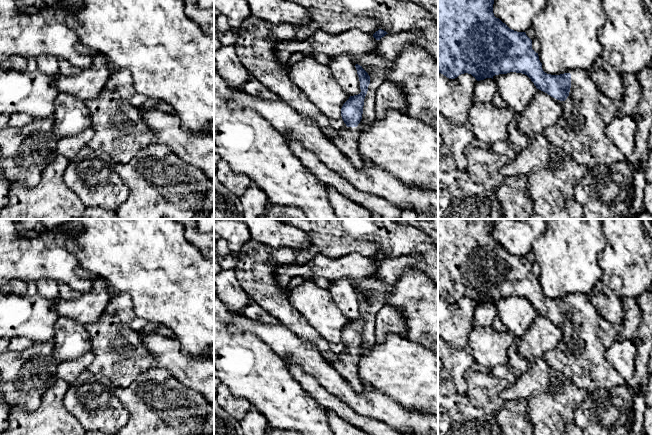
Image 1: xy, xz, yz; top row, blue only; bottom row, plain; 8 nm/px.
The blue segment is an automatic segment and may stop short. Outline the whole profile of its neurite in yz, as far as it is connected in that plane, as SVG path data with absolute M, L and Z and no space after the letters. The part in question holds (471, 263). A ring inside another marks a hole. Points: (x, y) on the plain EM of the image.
M438 219L438 296L449 303L468 297L477 305L510 296L525 298L537 313L564 326L563 339L543 356L550 367L559 370L577 387L591 392L627 386L605 357L622 326L605 320L584 293L560 299L545 297L526 257L510 253L494 240L494 222L495 219Z

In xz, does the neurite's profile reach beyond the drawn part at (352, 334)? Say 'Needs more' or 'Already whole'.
Needs more

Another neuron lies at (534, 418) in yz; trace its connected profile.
M536 358L529 361L527 370L500 393L500 398L506 401L526 400L533 435L584 435L574 422L574 412L590 395L591 391L577 387L559 370L550 367L543 358Z

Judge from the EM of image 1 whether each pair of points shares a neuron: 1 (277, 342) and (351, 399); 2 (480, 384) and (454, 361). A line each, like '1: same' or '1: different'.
1: same
2: different

